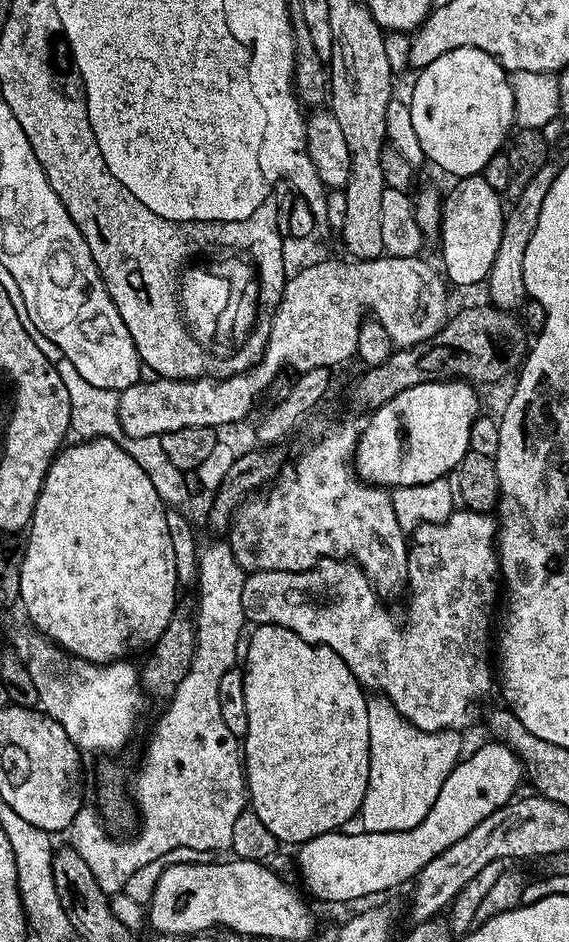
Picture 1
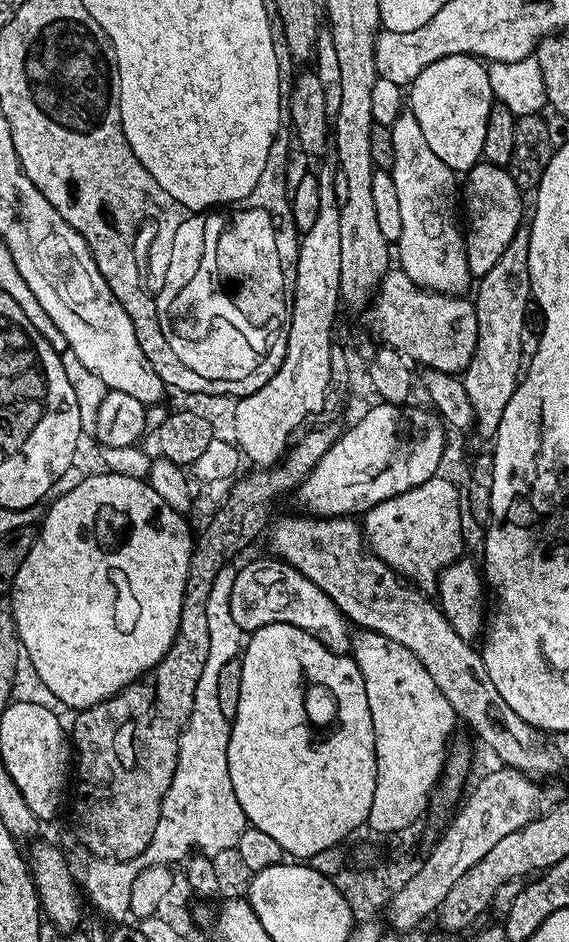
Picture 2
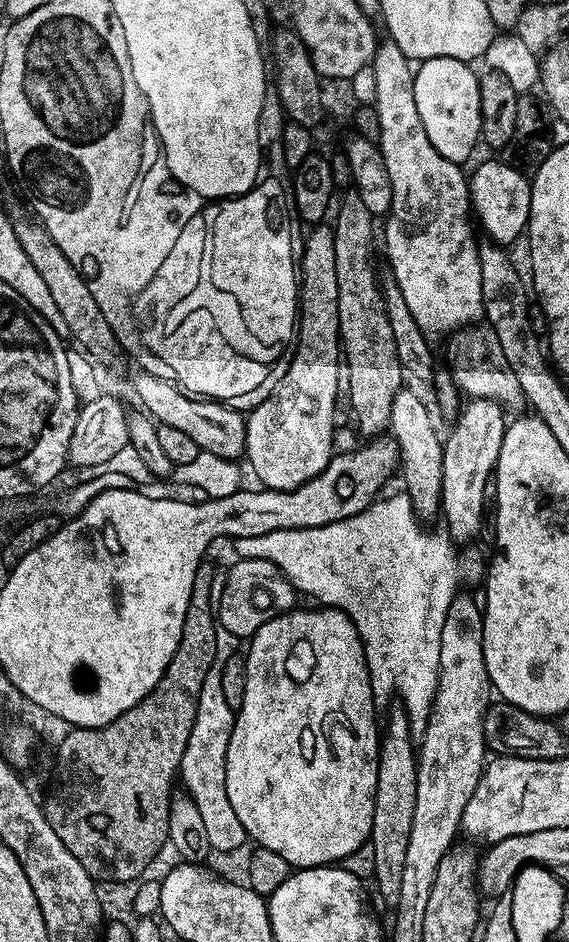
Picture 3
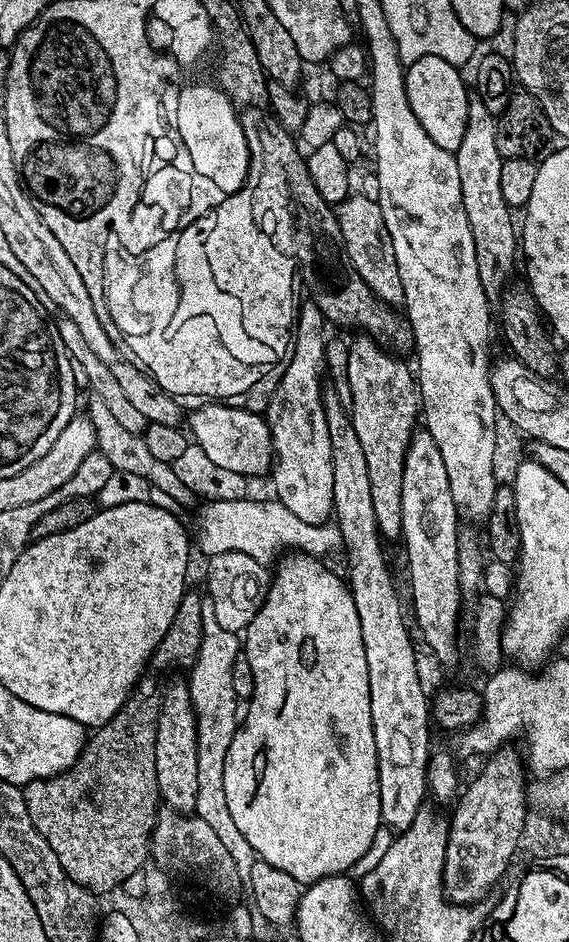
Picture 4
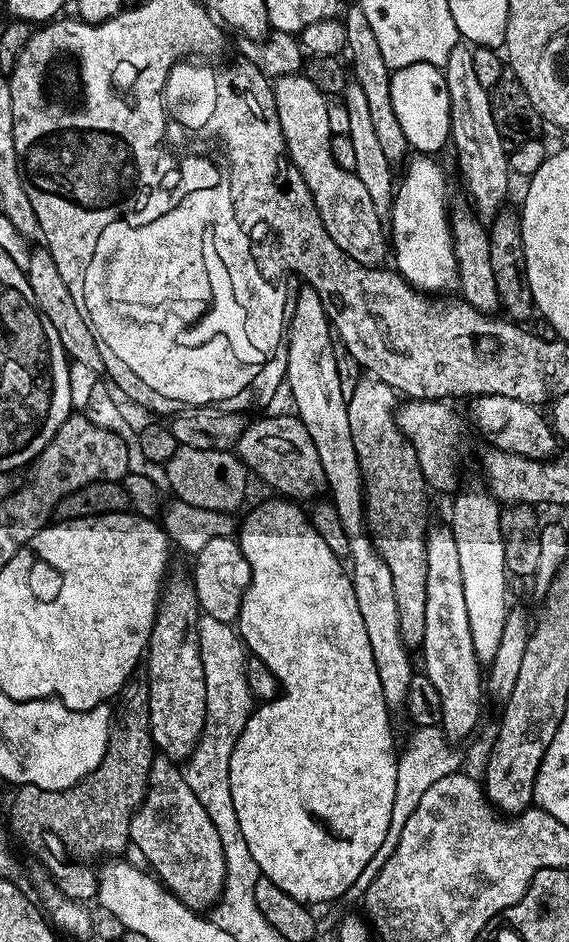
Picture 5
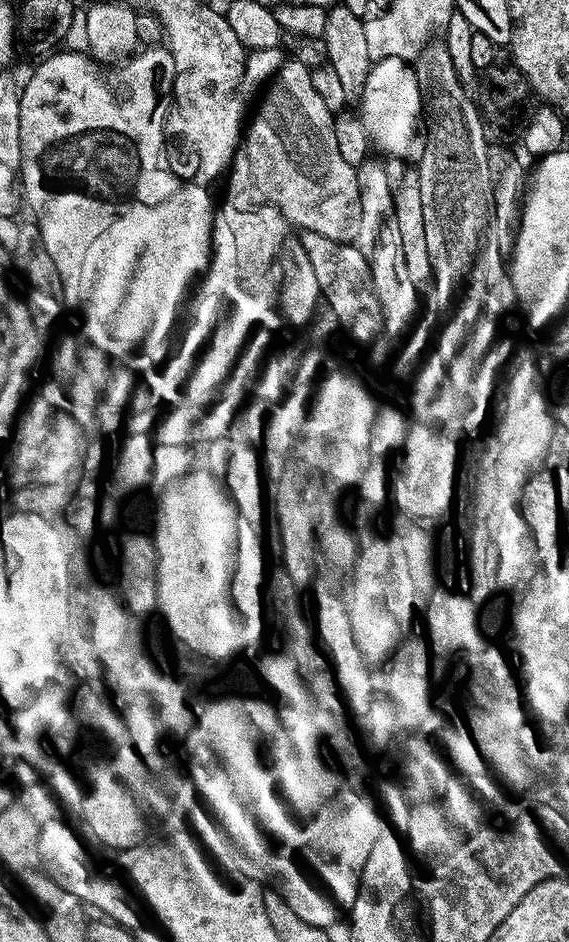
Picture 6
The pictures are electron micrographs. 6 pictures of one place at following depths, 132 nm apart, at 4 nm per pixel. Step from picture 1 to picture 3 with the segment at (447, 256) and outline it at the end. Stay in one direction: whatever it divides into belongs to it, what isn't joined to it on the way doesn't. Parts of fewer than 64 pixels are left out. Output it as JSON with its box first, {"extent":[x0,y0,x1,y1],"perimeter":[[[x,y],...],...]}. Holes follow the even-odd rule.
{"extent":[468,160,532,246],"perimeter":[[[488,160],[485,162],[485,164],[480,164],[477,166],[476,169],[473,170],[473,172],[470,172],[470,179],[468,182],[468,194],[470,197],[470,208],[471,211],[474,213],[475,219],[478,221],[480,219],[480,224],[482,227],[484,227],[484,232],[489,241],[494,244],[498,244],[501,246],[509,246],[508,244],[512,244],[515,242],[516,239],[523,237],[525,235],[527,226],[528,226],[528,219],[530,218],[530,198],[532,197],[532,182],[531,179],[525,173],[520,172],[513,164],[510,162],[505,162],[504,164],[500,160]]]}

